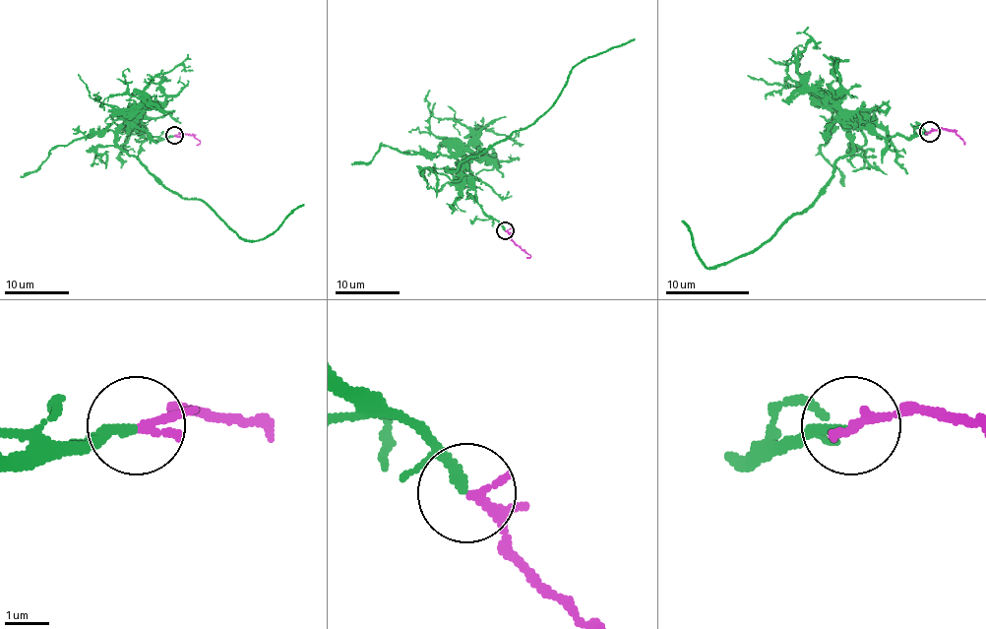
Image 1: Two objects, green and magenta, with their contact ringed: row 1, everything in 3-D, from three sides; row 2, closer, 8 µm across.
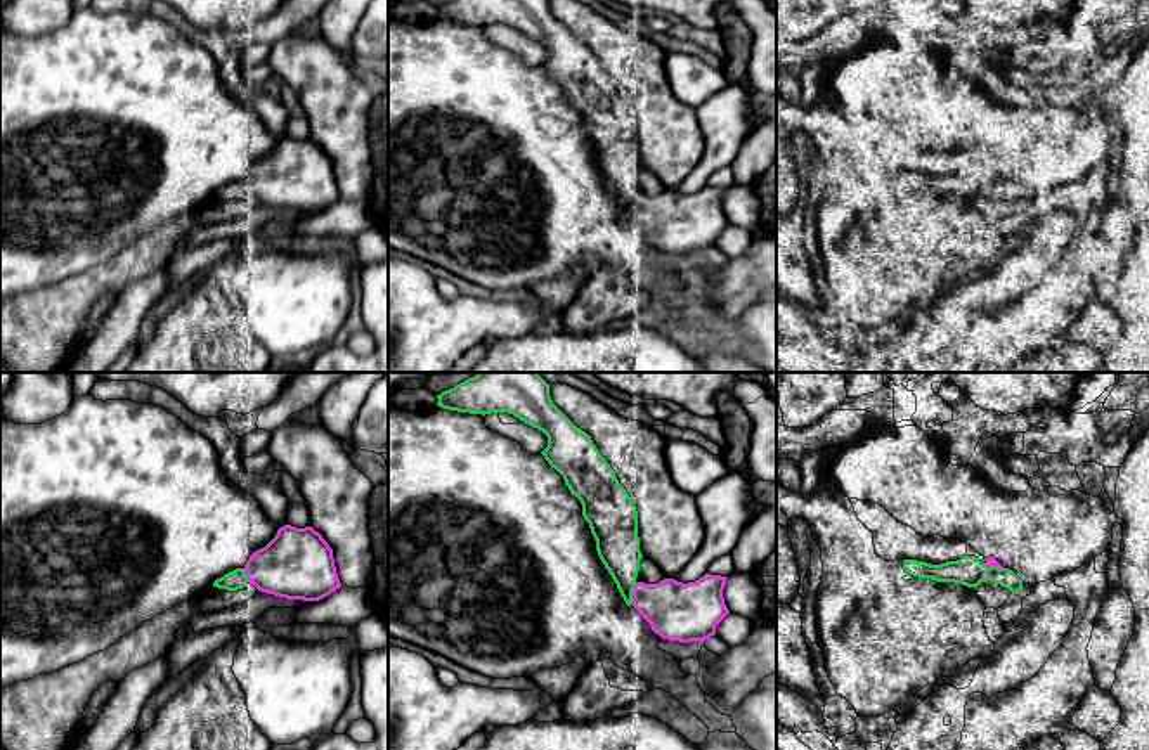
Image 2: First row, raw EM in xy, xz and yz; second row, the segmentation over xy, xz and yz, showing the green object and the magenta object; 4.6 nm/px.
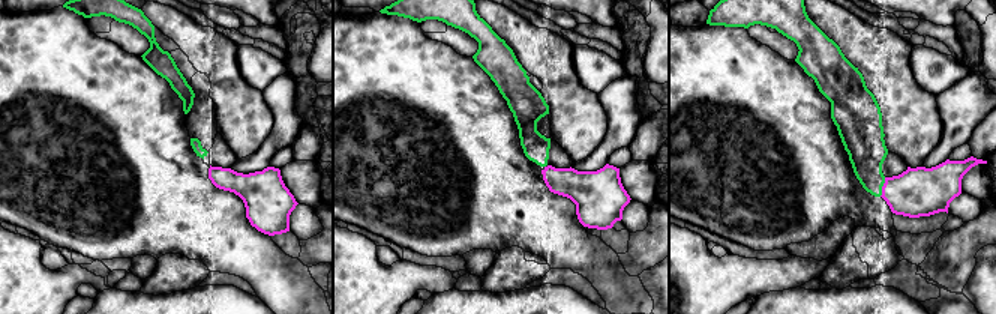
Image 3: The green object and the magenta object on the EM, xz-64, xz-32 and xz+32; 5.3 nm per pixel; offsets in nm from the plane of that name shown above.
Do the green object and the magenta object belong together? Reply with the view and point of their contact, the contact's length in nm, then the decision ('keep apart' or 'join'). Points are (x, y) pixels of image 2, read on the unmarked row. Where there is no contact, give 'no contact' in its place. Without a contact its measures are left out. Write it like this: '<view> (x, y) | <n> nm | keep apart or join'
xz (631, 205) | 110 nm | join

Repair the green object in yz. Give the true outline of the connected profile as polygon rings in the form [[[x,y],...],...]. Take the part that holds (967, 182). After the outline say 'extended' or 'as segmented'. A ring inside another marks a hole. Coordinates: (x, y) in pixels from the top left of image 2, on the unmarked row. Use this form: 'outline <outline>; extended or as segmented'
outline [[[962,168],[957,173],[931,177],[917,171],[905,171],[903,180],[906,185],[919,191],[931,191],[936,194],[953,194],[967,199],[977,199],[981,194],[990,192],[1017,206],[1022,201],[1022,192],[1009,180],[1003,180],[993,168],[984,170],[983,175],[976,168]]]; extended

